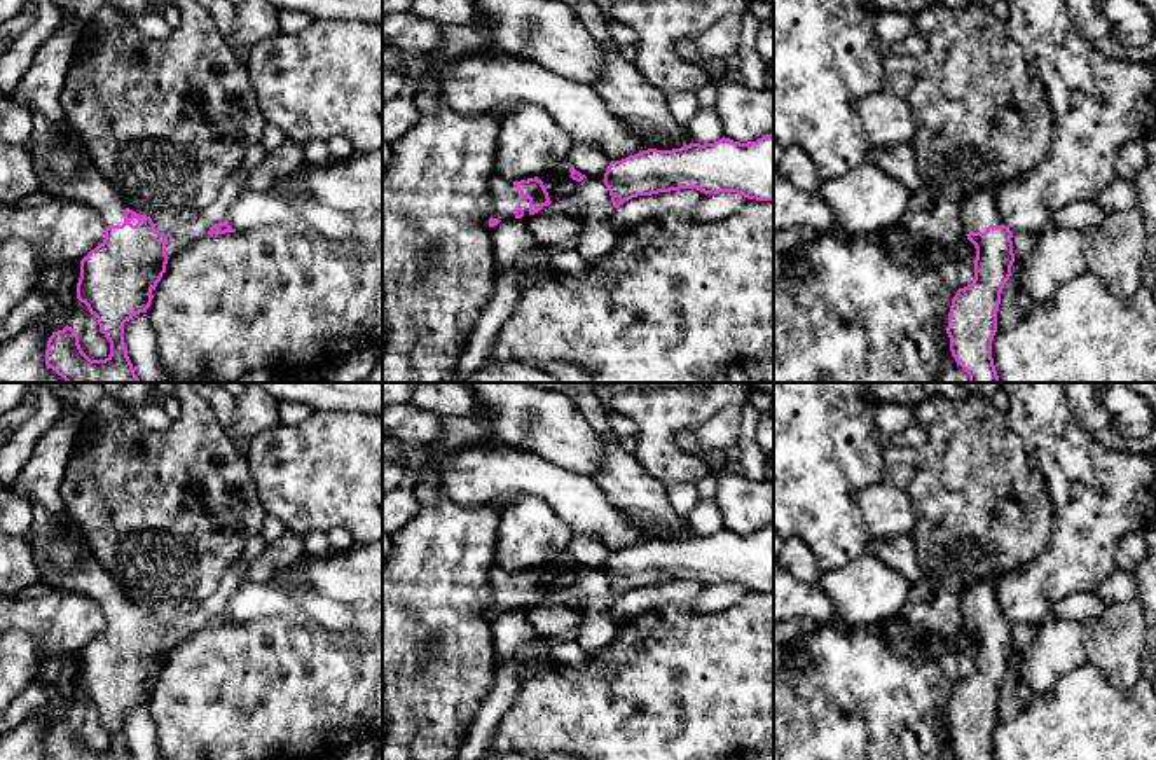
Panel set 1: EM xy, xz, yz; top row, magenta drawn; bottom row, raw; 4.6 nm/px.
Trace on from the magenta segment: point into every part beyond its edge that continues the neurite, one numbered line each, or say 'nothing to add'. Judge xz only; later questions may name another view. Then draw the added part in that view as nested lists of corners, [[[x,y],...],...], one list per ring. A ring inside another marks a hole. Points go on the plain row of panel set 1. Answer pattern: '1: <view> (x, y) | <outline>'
1: xz (505, 587) | [[[499,566],[491,570],[489,585],[492,591],[492,610],[510,611],[515,610],[515,598],[520,596],[524,608],[529,606],[529,591],[522,589],[517,578]]]

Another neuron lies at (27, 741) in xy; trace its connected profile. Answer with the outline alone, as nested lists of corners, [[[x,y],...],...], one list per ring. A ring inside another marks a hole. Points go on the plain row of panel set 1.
[[[45,711],[30,715],[0,737],[0,760],[49,760],[45,741],[52,723]]]

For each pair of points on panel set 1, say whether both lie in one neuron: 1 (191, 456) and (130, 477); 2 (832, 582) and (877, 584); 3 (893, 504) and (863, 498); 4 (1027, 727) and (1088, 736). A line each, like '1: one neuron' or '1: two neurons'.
1: one neuron
2: one neuron
3: one neuron
4: one neuron

